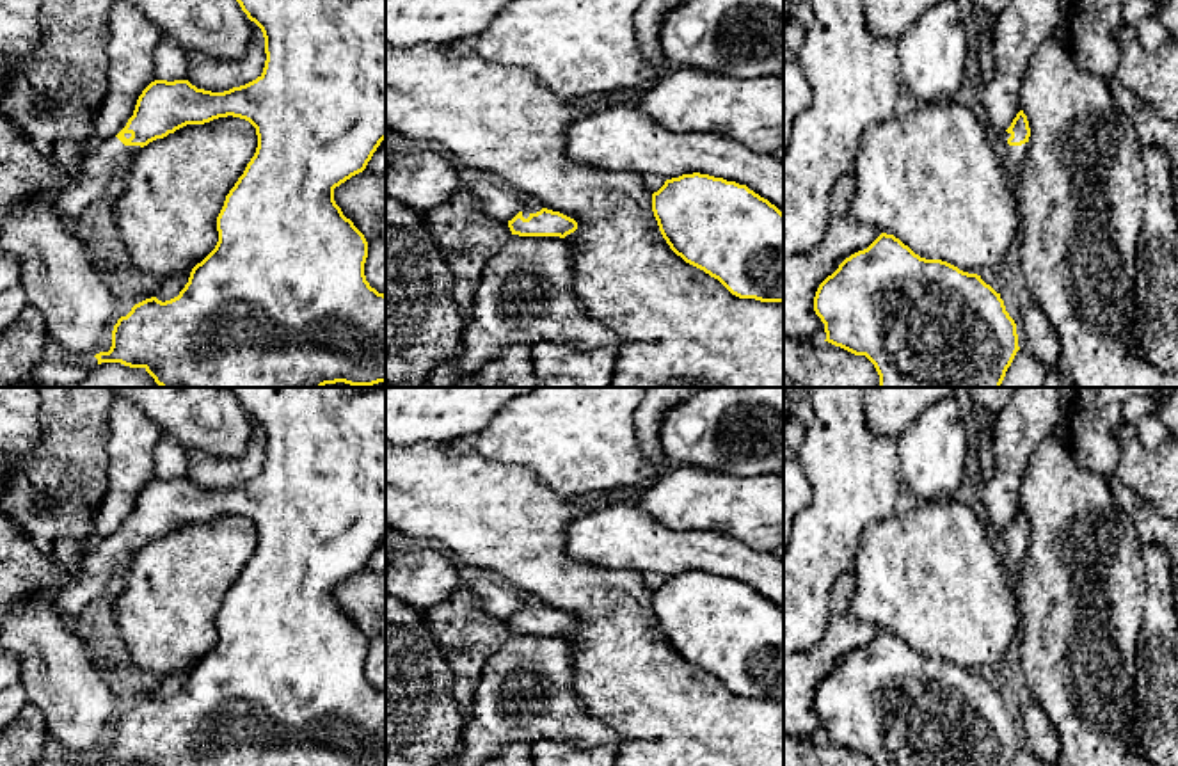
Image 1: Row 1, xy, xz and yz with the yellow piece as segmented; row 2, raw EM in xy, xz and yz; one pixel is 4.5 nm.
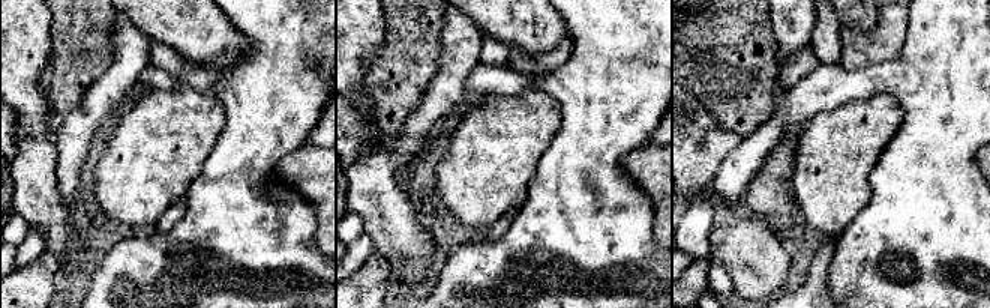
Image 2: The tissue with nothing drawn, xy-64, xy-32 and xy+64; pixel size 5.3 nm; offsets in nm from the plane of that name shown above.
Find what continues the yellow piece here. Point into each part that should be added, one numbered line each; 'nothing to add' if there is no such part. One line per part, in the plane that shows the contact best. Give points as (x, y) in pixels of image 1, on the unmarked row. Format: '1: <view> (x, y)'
1: yz (1013, 557)

